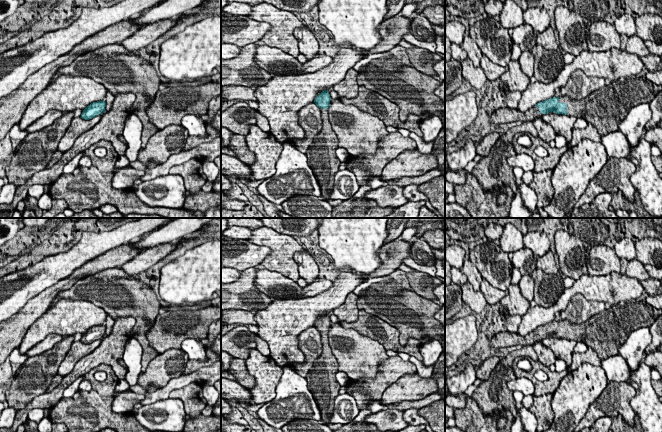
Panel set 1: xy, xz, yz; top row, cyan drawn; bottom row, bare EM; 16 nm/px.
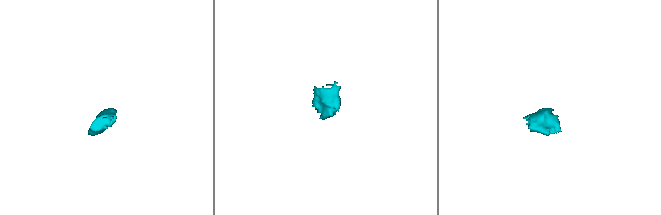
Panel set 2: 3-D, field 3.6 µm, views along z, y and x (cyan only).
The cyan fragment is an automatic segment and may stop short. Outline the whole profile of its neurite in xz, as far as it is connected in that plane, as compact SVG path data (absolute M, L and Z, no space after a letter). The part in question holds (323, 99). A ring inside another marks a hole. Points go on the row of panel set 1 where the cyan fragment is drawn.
M328 90L322 91L314 100L321 110L322 130L312 138L312 143L305 153L307 162L321 188L322 200L328 201L334 186L334 175L341 164L336 156L338 138L328 121L328 108L331 97Z

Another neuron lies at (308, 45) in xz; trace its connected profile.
M307 26L296 28L293 35L298 40L300 54L305 55L307 61L318 56L318 41Z

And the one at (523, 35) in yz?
M523 23L522 25L513 28L512 42L516 43L522 52L532 51L533 47L536 45L537 35L533 28Z

